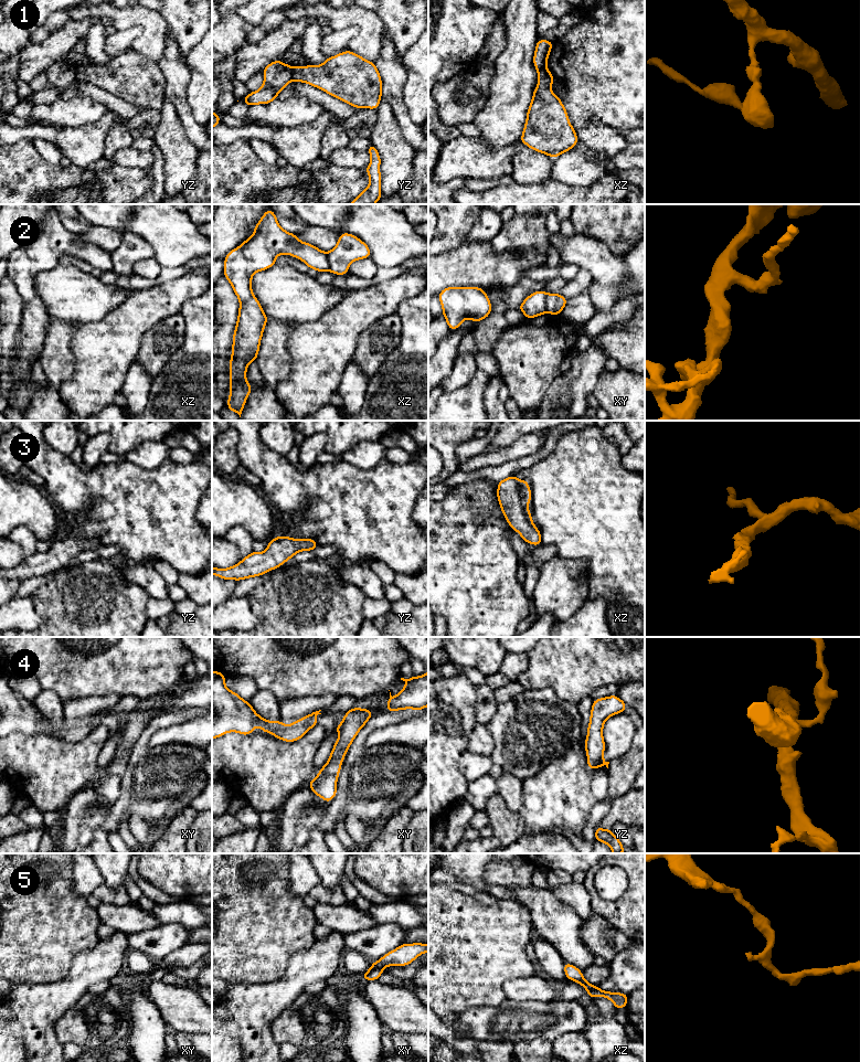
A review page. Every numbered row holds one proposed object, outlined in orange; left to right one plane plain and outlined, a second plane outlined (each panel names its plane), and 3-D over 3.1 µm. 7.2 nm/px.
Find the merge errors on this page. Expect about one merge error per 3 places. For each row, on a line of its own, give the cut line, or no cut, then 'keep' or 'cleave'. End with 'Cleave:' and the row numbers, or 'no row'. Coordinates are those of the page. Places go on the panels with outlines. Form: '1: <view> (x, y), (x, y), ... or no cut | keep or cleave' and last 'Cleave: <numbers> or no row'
1: yz (292, 67), (292, 77), (294, 80) | cleave
2: xy (548, 294), (545, 311) | cleave
3: no cut | keep
4: no cut | keep
5: xy (371, 966), (382, 970) | cleave
Cleave: 1, 2, 5

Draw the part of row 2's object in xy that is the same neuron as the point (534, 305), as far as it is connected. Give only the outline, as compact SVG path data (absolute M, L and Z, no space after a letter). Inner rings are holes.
M544 290L535 291L529 295L518 309L524 314L527 319L541 316L546 312L546 295Z

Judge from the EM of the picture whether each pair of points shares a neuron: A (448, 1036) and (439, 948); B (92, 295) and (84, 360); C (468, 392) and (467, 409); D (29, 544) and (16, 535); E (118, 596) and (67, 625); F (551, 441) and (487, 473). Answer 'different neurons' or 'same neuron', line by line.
A: different neurons
B: different neurons
C: same neuron
D: same neuron
E: same neuron
F: same neuron

